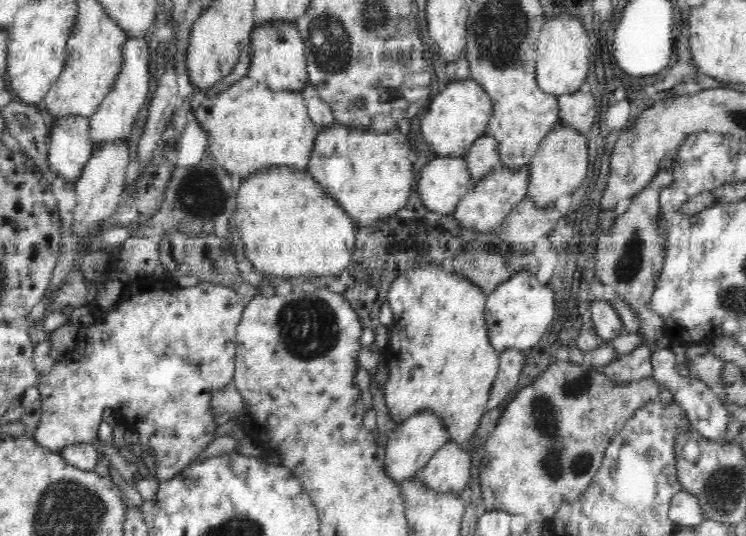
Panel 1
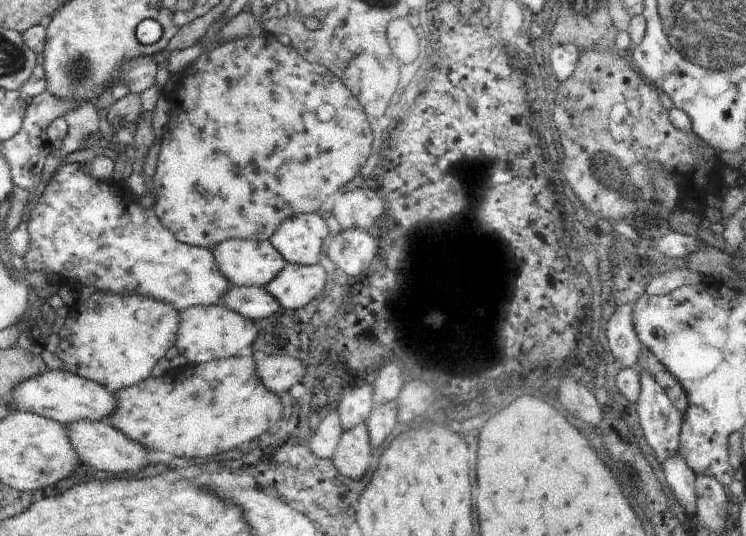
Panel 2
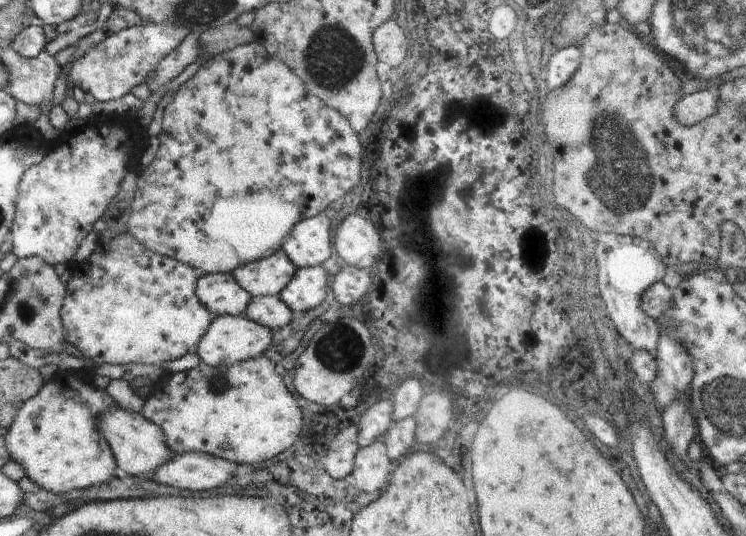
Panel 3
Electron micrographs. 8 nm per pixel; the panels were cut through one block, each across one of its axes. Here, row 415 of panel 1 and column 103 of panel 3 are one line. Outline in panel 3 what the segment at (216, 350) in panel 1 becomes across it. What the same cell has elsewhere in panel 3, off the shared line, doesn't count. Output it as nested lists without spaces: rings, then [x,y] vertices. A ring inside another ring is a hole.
[[[148,23],[122,29],[76,59],[69,72],[70,80],[74,86],[79,86],[85,93],[92,94],[94,100],[104,103],[118,100],[130,93],[138,84],[146,83],[156,64],[172,50],[176,50],[188,35],[186,28],[170,24]],[[90,127],[85,129],[79,134],[74,135],[67,142],[58,142],[58,146],[51,146],[51,149],[47,150],[43,156],[42,162],[28,168],[26,172],[22,175],[22,180],[18,185],[18,198],[16,199],[16,210],[14,215],[13,226],[10,229],[12,233],[12,251],[14,255],[19,258],[28,258],[28,257],[38,257],[44,260],[46,264],[55,267],[56,264],[65,264],[70,265],[72,263],[72,258],[76,254],[76,250],[80,246],[82,239],[85,236],[88,236],[91,231],[91,225],[100,219],[103,216],[103,213],[106,210],[107,204],[112,200],[112,197],[118,193],[119,186],[124,179],[126,169],[126,163],[128,160],[129,152],[126,146],[130,146],[129,141],[124,142],[110,142],[110,146],[104,145],[104,137],[101,135],[98,128]]]

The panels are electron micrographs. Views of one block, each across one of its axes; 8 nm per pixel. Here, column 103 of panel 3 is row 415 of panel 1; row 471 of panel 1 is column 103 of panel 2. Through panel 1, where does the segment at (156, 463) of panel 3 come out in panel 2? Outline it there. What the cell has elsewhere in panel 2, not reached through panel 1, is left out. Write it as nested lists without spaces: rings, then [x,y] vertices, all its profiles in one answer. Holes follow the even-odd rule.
[[[48,369],[38,376],[20,382],[18,386],[14,386],[10,400],[14,411],[31,412],[61,422],[63,425],[78,420],[102,420],[116,410],[115,393],[93,380],[82,378],[64,369]]]

